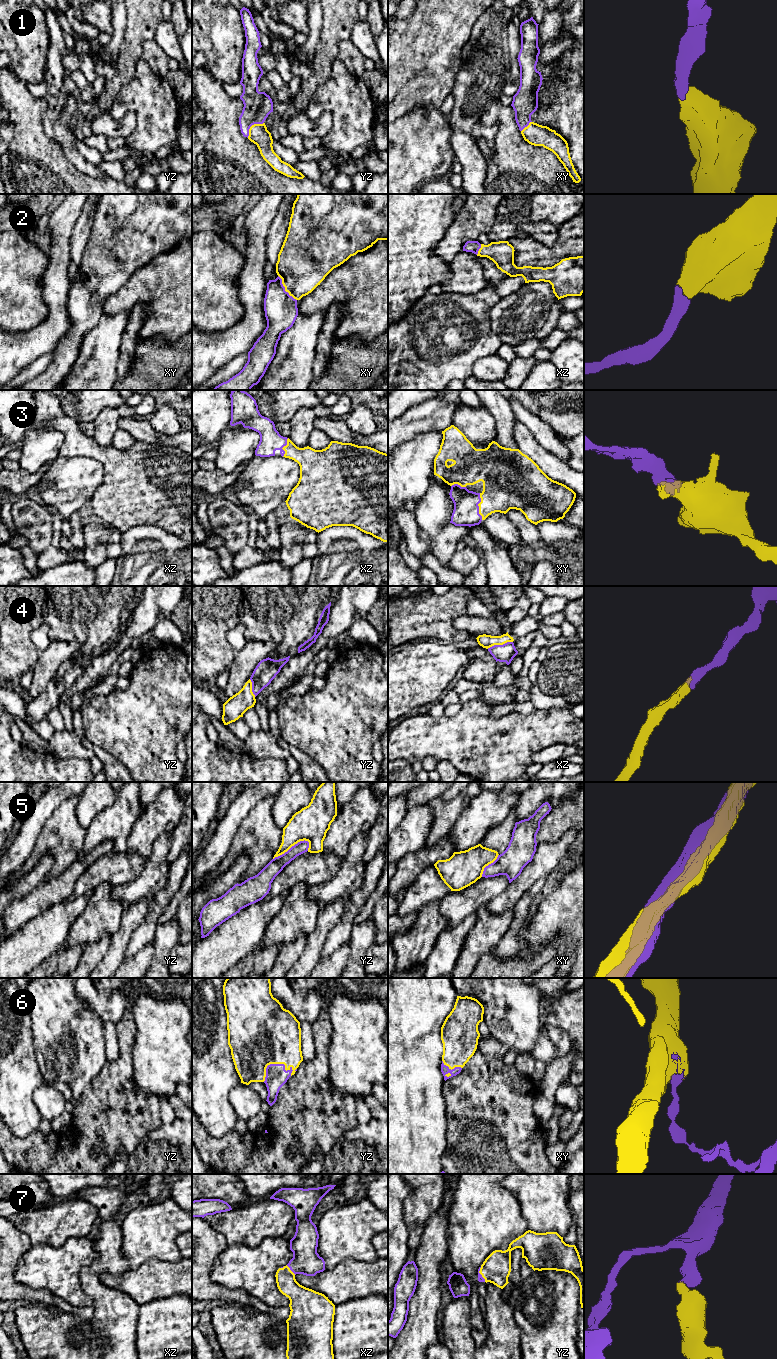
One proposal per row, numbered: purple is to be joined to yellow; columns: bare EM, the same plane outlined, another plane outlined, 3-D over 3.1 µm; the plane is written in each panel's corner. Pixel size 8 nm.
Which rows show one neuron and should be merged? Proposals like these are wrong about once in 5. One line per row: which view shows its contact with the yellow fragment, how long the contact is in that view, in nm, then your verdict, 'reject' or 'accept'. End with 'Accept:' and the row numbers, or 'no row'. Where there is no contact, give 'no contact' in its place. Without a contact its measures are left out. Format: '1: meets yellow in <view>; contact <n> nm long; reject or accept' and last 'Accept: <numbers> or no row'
1: meets yellow in yz; contact 180 nm long; accept
2: meets yellow in xy; contact 260 nm long; accept
3: meets yellow in xy; contact 220 nm long; accept
4: meets yellow in xz; contact 220 nm long; accept
5: meets yellow in yz; contact 320 nm long; reject
6: meets yellow in yz; contact 300 nm long; accept
7: meets yellow in xz; contact 110 nm long; accept
Accept: 1, 2, 3, 4, 6, 7

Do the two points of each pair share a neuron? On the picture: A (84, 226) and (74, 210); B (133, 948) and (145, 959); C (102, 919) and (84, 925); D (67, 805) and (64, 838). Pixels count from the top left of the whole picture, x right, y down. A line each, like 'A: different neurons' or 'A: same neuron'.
A: different neurons
B: different neurons
C: same neuron
D: same neuron

